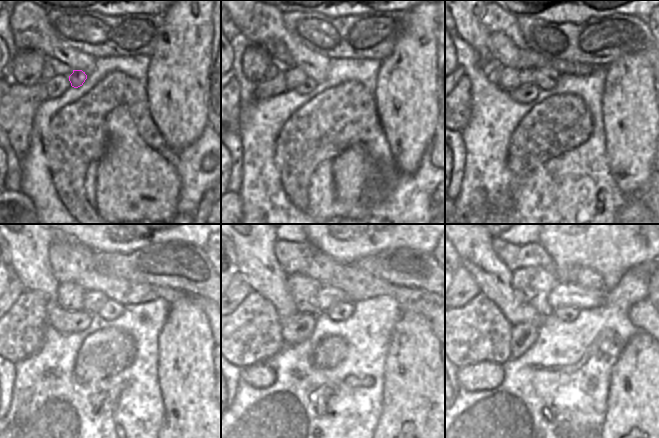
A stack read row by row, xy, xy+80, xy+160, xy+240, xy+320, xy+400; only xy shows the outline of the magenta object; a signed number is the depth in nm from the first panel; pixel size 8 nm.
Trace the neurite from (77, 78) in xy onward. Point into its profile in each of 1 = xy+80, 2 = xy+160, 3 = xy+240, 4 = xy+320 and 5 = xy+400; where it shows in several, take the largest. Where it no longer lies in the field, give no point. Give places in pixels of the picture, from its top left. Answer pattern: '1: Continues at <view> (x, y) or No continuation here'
1: Continues at xy+80 (308, 85)
2: Continues at xy+160 (525, 94)
3: Continues at xy+240 (64, 321)
4: Continues at xy+320 (296, 329)
5: Continues at xy+400 (523, 336).

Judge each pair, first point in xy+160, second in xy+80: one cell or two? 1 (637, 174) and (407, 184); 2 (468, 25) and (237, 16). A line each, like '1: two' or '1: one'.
1: two
2: one

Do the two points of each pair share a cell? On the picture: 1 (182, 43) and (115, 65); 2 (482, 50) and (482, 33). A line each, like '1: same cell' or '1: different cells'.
1: different cells
2: same cell

